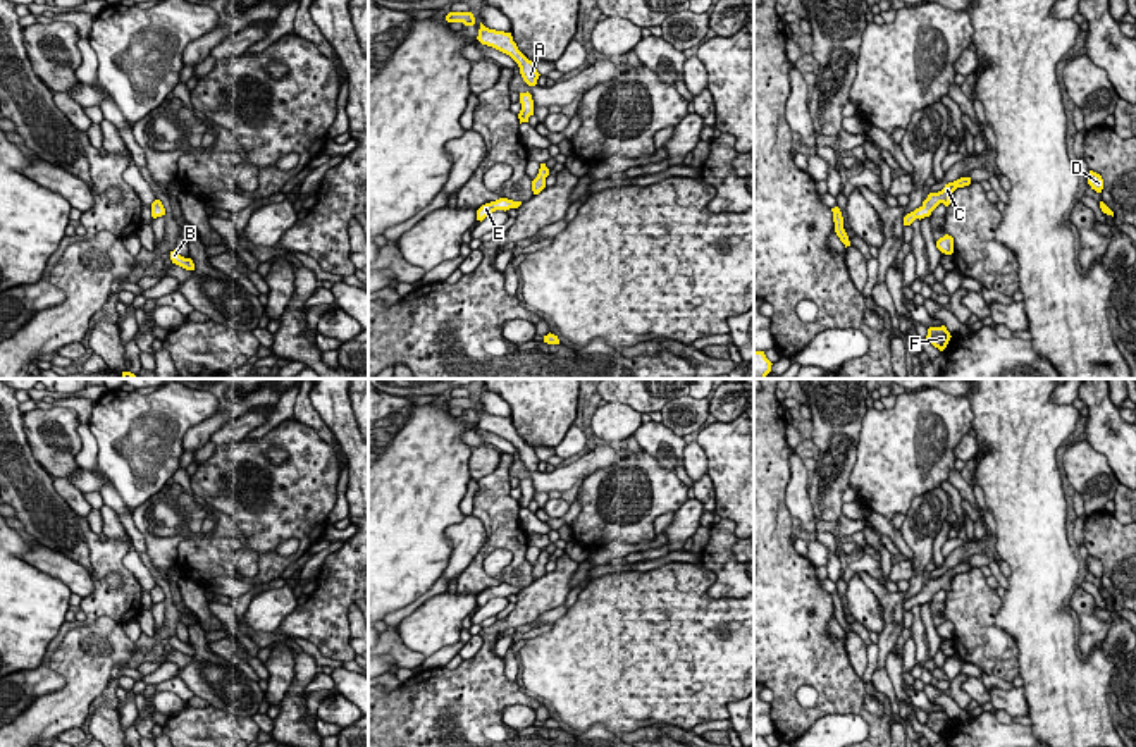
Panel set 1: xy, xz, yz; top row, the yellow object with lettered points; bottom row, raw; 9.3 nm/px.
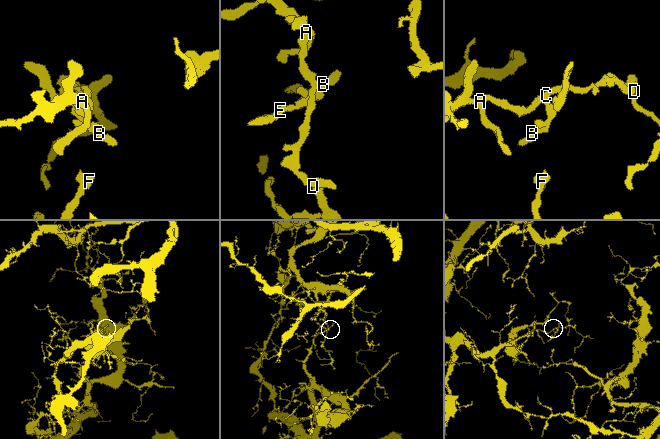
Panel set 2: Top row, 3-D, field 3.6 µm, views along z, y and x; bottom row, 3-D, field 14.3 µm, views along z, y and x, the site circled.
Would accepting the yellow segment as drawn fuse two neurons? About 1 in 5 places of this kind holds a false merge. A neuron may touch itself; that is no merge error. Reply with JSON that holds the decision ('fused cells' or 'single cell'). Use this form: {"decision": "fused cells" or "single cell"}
{"decision": "single cell"}

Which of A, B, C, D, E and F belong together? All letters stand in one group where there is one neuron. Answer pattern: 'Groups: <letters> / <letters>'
Groups: A B C D E F

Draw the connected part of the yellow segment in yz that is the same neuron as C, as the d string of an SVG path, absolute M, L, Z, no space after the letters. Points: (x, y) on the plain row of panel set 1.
M960 563L954 568L945 570L945 573L938 578L929 578L928 583L923 587L923 590L919 594L916 594L914 597L907 599L904 602L904 611L911 611L916 604L924 604L929 602L931 597L943 589L945 592L950 590L950 582L957 573L964 573L971 570L971 563Z

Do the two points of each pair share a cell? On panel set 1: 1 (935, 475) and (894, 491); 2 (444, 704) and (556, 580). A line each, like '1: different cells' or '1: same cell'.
1: same cell
2: same cell

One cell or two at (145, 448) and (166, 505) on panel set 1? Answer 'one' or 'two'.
two

